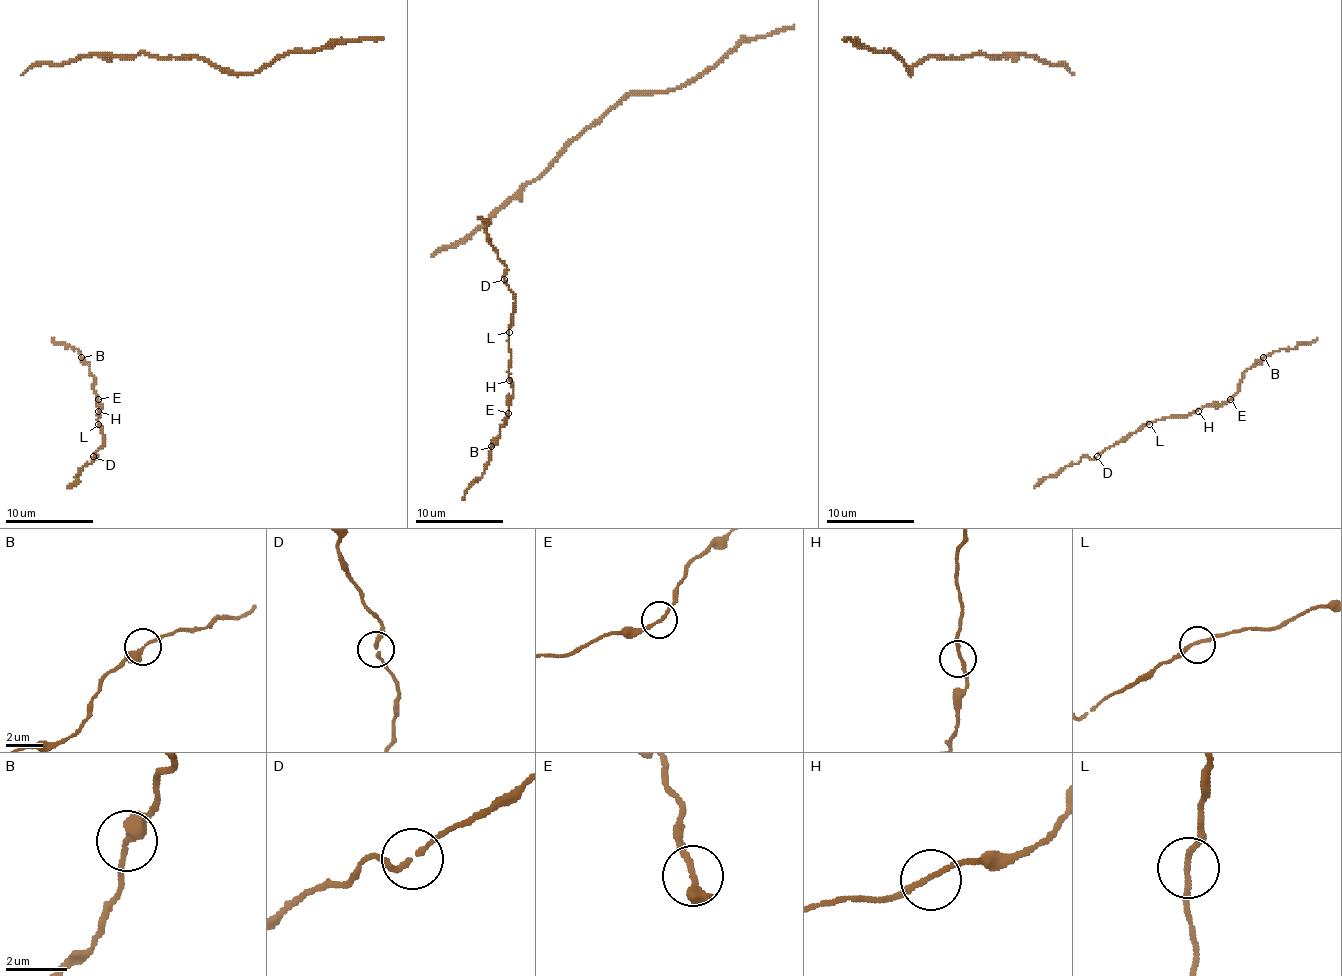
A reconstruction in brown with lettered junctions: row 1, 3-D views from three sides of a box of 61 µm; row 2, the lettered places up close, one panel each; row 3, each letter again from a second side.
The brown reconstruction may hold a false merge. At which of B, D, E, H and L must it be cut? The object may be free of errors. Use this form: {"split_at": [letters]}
{"split_at": []}

